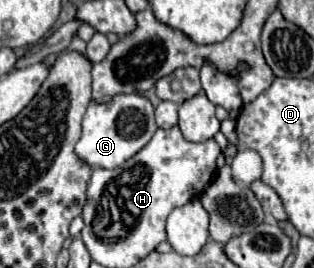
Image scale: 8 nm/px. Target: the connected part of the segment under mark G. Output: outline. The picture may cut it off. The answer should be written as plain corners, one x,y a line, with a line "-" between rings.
117,95
107,103
93,103
87,107
83,117
83,135
75,145
75,153
91,167
115,169
131,159
137,151
141,151
157,131
157,123
153,117
153,105
145,95

